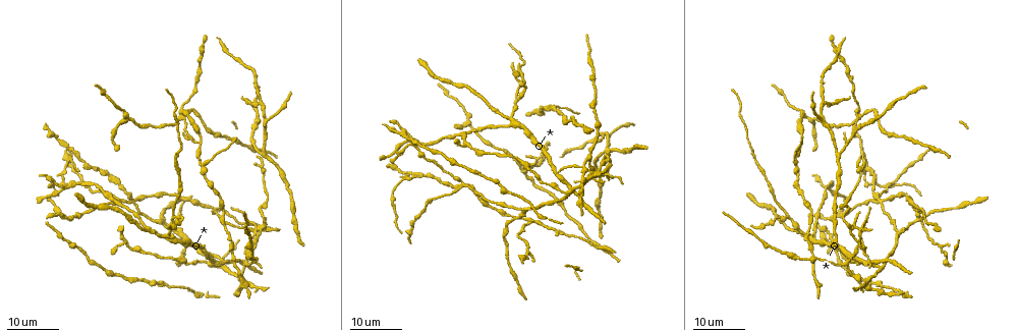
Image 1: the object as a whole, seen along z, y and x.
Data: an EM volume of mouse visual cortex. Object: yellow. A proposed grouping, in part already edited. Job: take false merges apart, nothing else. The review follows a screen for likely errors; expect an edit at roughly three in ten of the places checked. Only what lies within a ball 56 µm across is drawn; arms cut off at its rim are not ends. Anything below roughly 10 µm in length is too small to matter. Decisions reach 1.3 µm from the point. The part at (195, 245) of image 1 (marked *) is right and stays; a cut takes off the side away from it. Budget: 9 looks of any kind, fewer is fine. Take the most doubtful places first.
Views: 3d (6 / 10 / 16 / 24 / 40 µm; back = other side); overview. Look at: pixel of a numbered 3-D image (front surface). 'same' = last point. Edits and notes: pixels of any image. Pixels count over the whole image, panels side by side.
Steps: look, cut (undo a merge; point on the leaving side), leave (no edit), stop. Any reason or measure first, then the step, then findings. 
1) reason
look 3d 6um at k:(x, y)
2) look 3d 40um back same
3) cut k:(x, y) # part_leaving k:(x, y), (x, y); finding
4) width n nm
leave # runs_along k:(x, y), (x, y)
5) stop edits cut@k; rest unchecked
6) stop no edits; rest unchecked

three-way junction
look 3d 16um at 1:(135, 203)

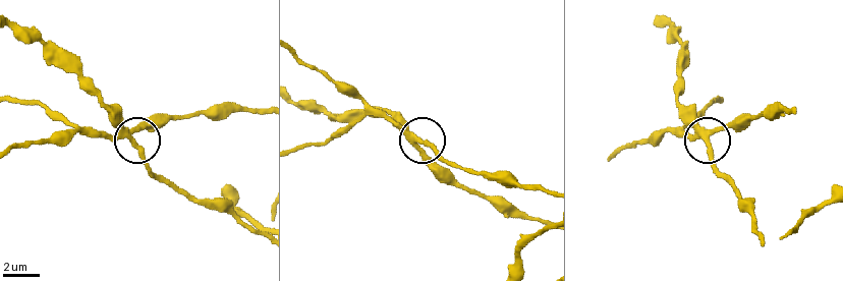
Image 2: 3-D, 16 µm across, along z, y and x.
closer look
look 3d 6um at 2:(709, 138)

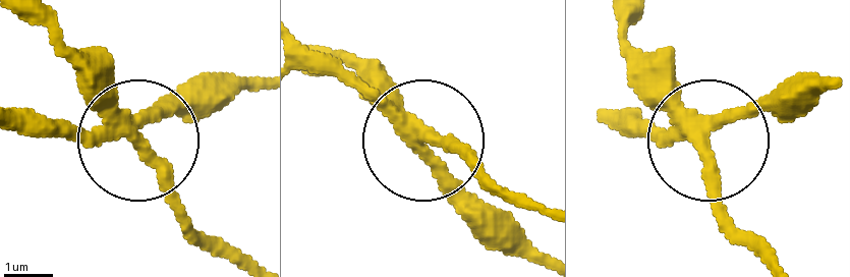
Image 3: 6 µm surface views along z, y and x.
cut 3:(159, 109) # part_leaving 3:(118, 124), (260, 89); two neurons meet here

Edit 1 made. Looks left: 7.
looks like a crossing
look 3d 16um at 1:(253, 231)

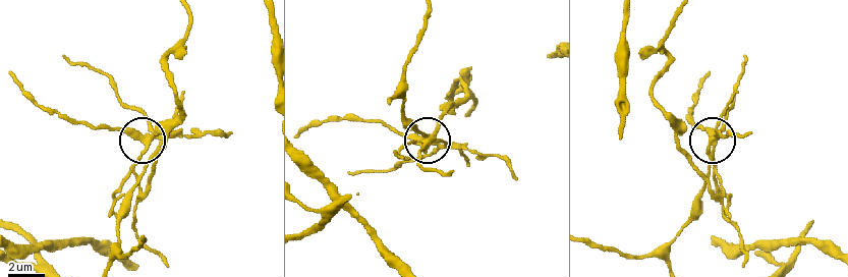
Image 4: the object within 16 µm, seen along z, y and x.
look 3d 6um at 4:(146, 137)

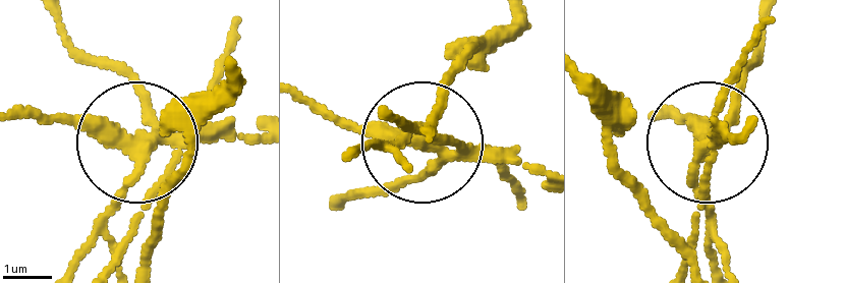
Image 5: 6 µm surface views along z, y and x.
arms 5
cut 5:(136, 172) # two neurons meet here

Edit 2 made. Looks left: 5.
branch point
look 3d 24um at 1:(812, 259)

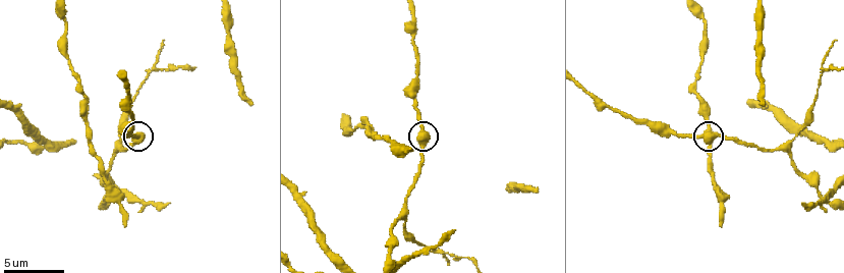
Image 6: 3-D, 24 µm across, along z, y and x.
look 3d 10um at 6:(420, 138)

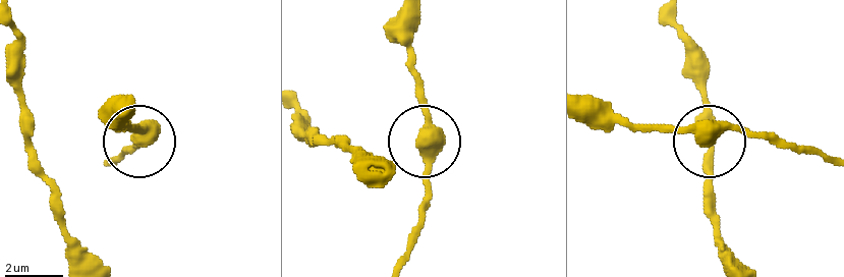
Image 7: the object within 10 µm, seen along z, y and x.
width 330 nm
leave # runs_along 7:(397, 262), (429, 188), (413, 53); continuous, no second neuron

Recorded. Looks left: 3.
stop edits cut@3, cut@5; rest unchecked

